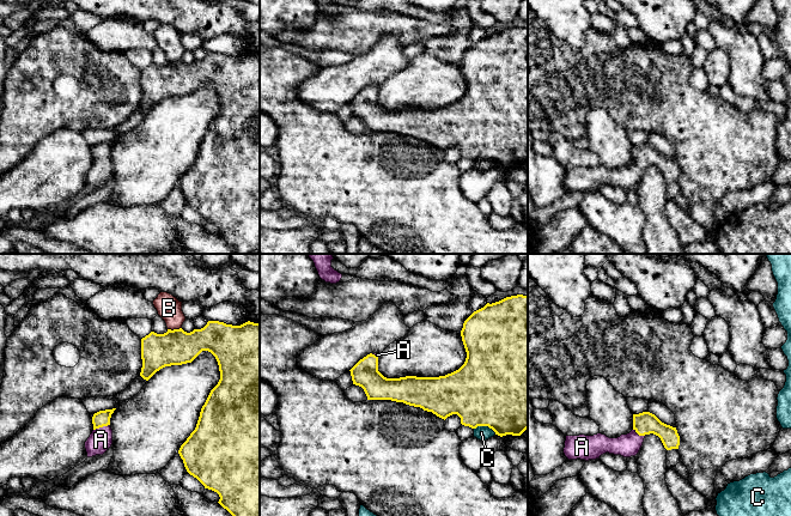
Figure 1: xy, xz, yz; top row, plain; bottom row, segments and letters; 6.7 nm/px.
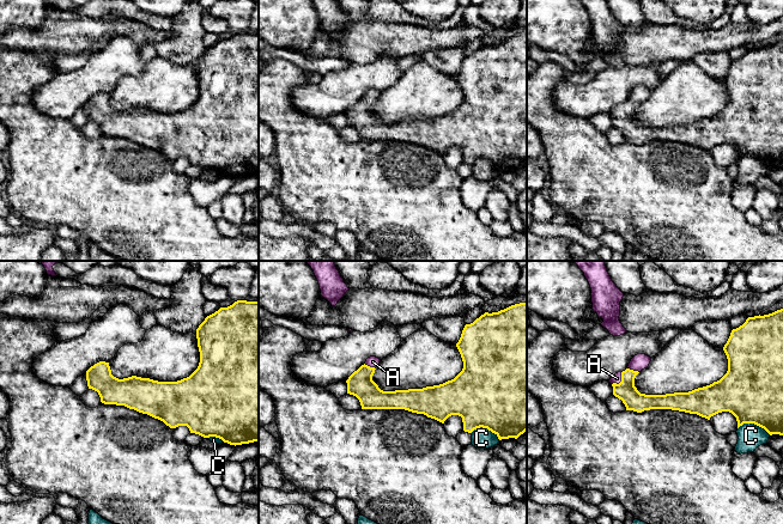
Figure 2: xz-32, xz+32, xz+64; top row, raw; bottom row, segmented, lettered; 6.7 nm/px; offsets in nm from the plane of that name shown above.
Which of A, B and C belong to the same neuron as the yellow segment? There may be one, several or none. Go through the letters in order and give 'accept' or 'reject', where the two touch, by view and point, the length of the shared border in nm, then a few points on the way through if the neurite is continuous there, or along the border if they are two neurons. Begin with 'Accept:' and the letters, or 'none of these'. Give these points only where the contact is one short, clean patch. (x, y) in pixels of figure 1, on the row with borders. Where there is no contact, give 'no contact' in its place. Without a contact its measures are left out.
Accept: A
A: accept; meets yellow in xy at (101, 426); contact 120 nm long; runs through xy (102, 418), (101, 426), (101, 439)
B: reject; meets yellow in xy at (174, 329); contact 100 nm long; border along xy (181, 327), (168, 329)
C: reject; meets yellow in xz at (485, 425); contact 160 nm long; border along xz (474, 428), (488, 426), (496, 433)

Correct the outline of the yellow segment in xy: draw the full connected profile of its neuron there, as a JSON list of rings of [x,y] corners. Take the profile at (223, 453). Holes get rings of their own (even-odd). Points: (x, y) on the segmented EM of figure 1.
[[[208,321],[201,329],[190,333],[168,329],[164,334],[151,332],[141,339],[142,368],[140,376],[148,381],[165,366],[191,363],[202,351],[211,352],[219,365],[220,380],[211,390],[201,408],[195,430],[181,445],[178,454],[187,472],[205,488],[217,492],[219,504],[232,516],[260,516],[260,323],[245,322],[241,326]]]

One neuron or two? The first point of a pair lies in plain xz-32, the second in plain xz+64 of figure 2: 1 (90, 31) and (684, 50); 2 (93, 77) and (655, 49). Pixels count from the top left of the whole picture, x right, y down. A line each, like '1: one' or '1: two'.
1: one
2: two

